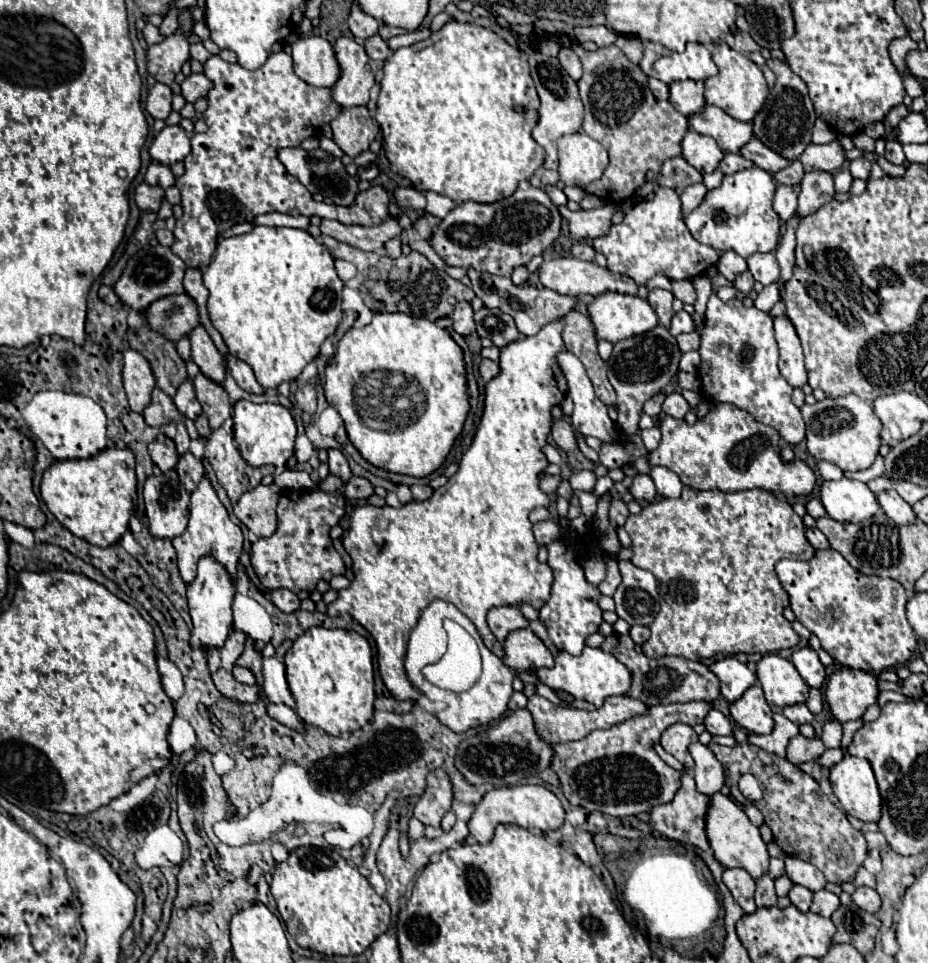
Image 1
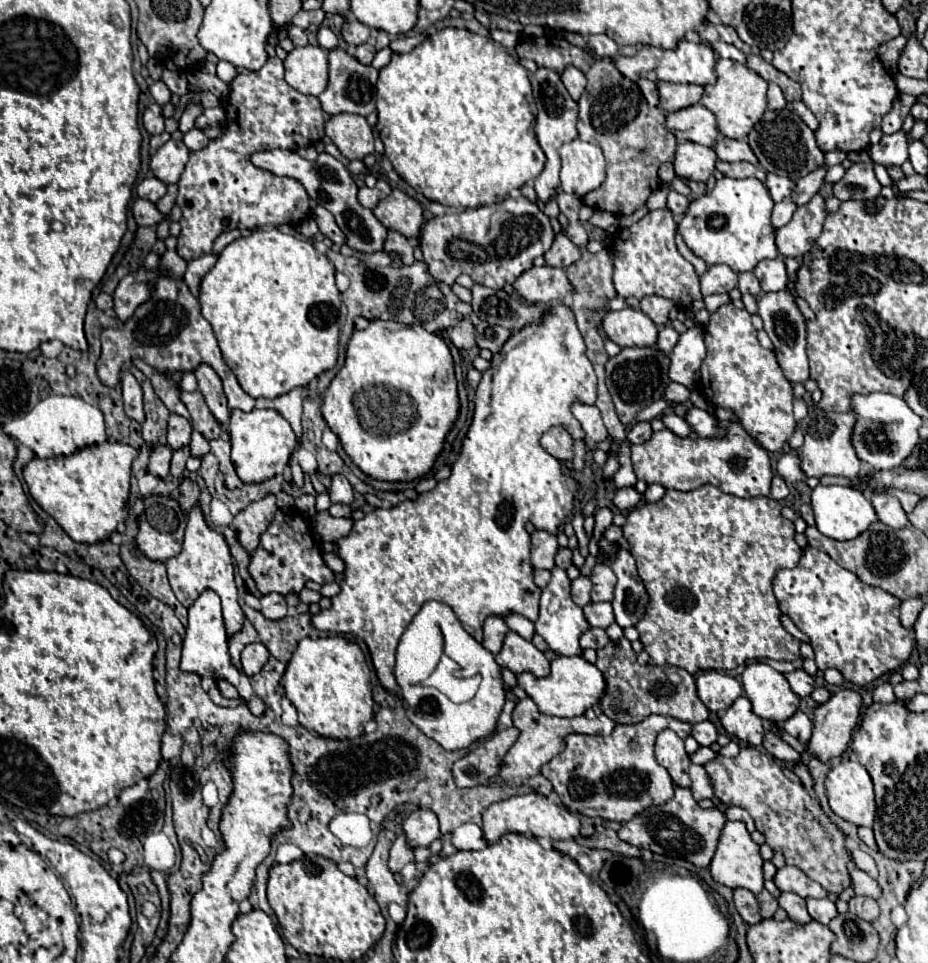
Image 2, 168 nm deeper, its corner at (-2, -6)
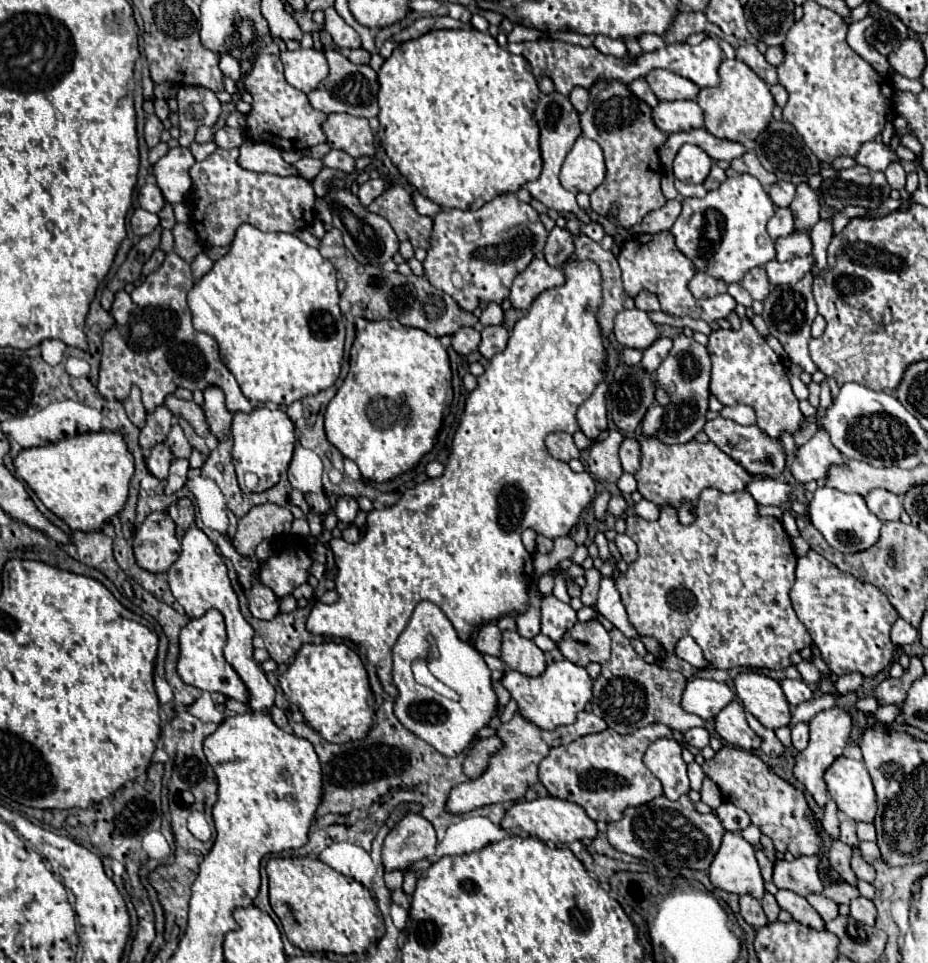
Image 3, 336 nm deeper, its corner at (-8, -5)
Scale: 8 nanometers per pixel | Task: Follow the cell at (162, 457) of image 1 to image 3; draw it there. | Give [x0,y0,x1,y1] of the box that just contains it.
[147,443,173,481]

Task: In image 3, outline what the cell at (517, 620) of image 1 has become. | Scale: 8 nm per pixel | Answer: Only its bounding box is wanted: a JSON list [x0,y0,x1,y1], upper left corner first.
[475,623,501,657]

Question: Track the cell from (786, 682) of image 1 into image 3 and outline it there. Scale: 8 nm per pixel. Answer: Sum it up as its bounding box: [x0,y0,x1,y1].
[733,671,791,731]

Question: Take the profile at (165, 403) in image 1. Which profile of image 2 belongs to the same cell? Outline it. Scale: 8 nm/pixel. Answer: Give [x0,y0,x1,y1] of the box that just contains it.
[129,366,169,444]

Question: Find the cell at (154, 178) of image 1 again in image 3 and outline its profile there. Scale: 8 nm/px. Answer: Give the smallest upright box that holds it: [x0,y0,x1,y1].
[139,185,165,213]

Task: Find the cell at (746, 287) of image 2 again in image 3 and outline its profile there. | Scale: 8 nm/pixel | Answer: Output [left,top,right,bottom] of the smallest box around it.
[741,267,771,301]

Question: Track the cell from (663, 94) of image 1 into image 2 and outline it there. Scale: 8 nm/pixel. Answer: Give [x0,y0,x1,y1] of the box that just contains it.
[637,78,659,106]

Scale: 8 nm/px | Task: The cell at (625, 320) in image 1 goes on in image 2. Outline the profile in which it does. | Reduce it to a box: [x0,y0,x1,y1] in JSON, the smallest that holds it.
[603,308,657,346]

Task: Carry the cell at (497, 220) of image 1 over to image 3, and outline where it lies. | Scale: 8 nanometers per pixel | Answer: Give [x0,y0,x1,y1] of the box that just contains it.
[423,193,547,311]

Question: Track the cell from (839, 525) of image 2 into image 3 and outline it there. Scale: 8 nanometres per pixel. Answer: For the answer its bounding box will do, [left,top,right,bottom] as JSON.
[809,487,881,553]

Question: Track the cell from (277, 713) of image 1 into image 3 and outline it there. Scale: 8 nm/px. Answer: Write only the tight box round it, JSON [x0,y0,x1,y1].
[177,609,247,703]

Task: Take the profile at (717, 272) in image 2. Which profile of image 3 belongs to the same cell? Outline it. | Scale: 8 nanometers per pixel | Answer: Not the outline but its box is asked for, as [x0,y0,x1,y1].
[687,273,727,299]

